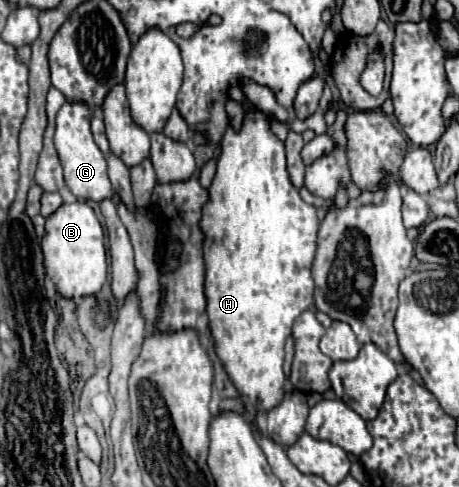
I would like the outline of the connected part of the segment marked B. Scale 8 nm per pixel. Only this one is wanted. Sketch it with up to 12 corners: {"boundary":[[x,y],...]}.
{"boundary":[[87,202],[49,216],[45,272],[63,298],[107,280],[103,228]]}

